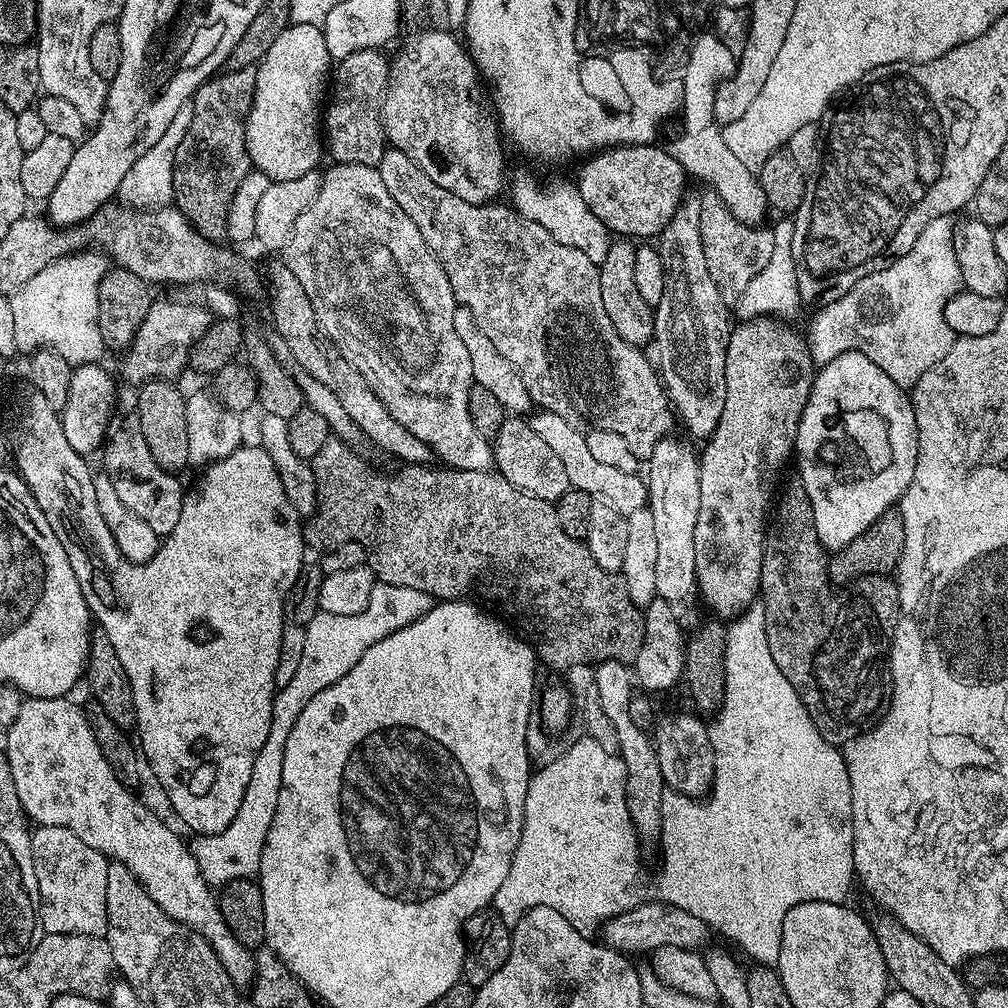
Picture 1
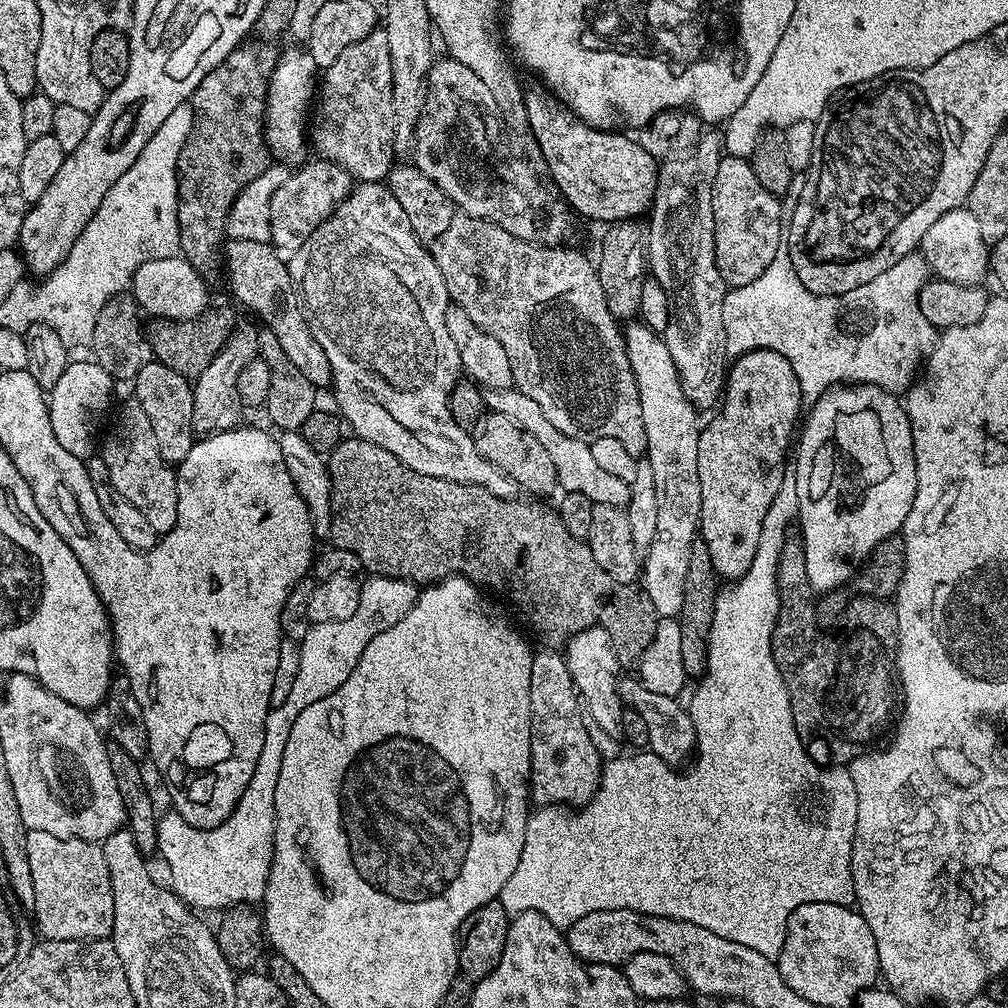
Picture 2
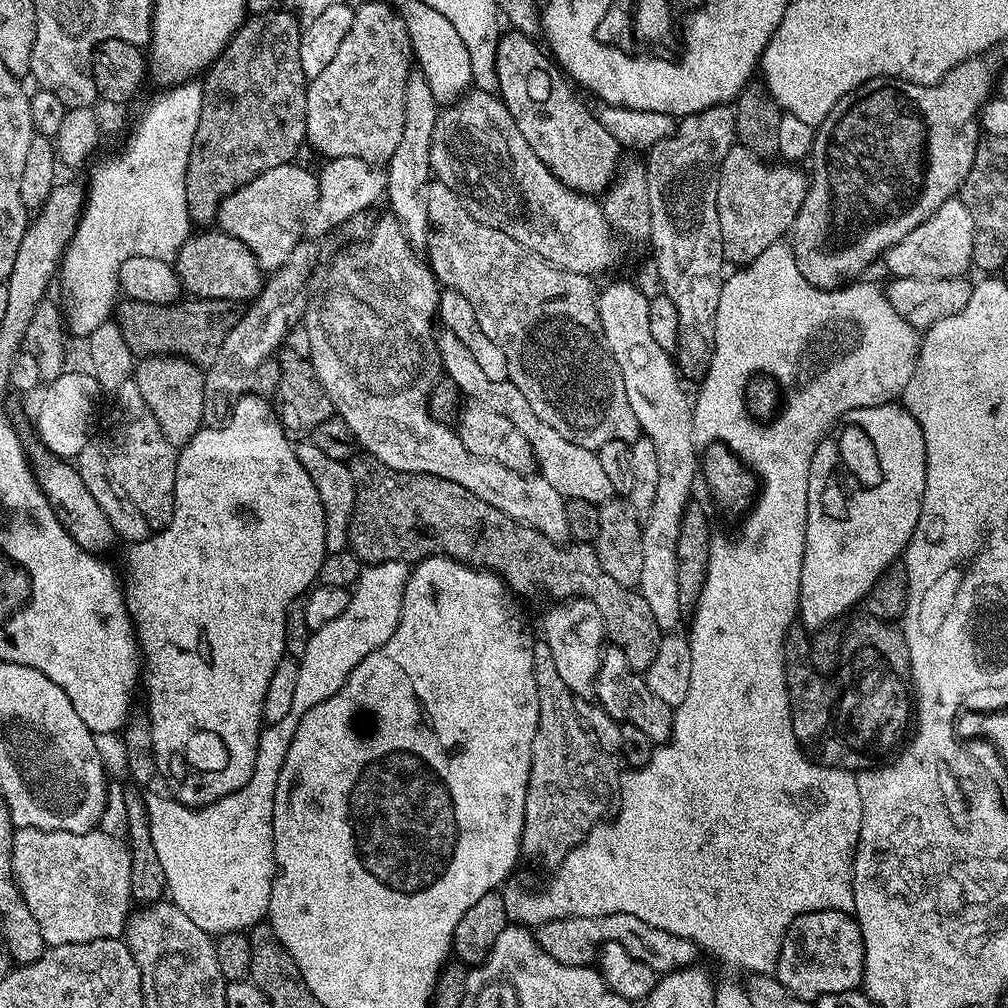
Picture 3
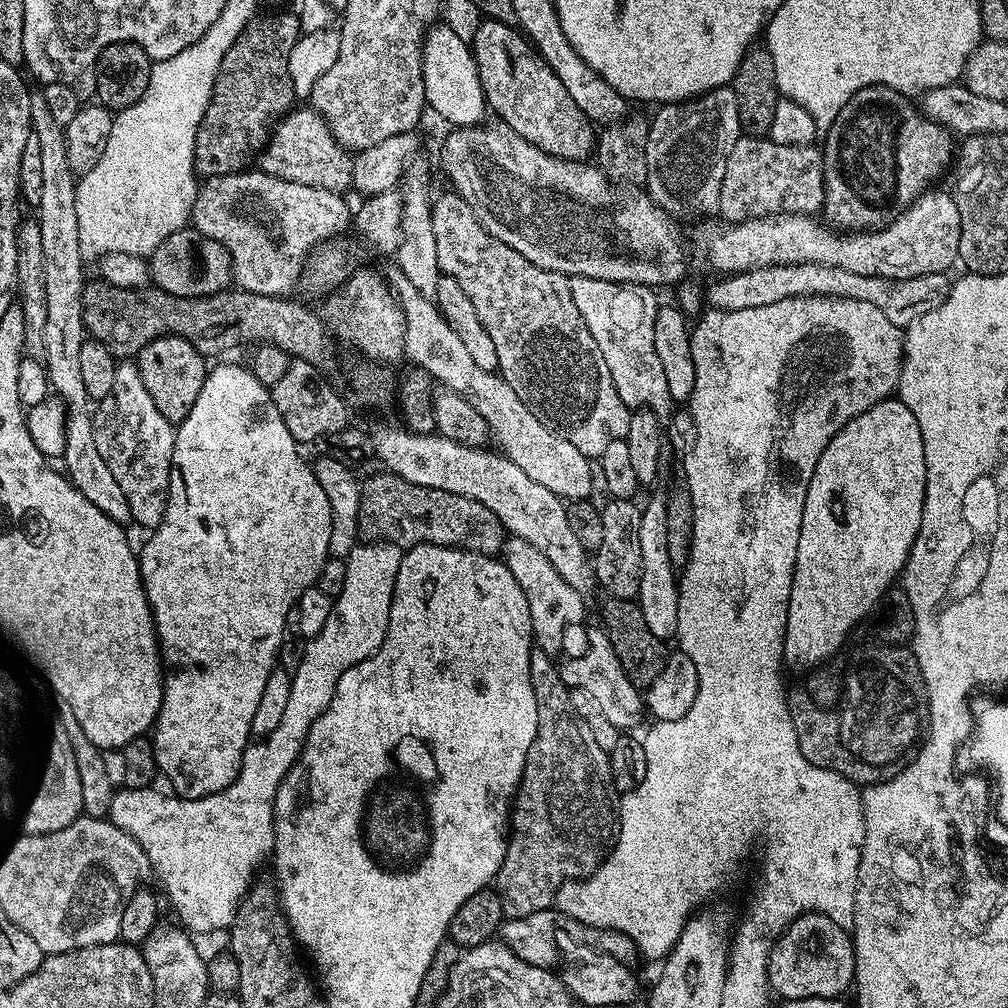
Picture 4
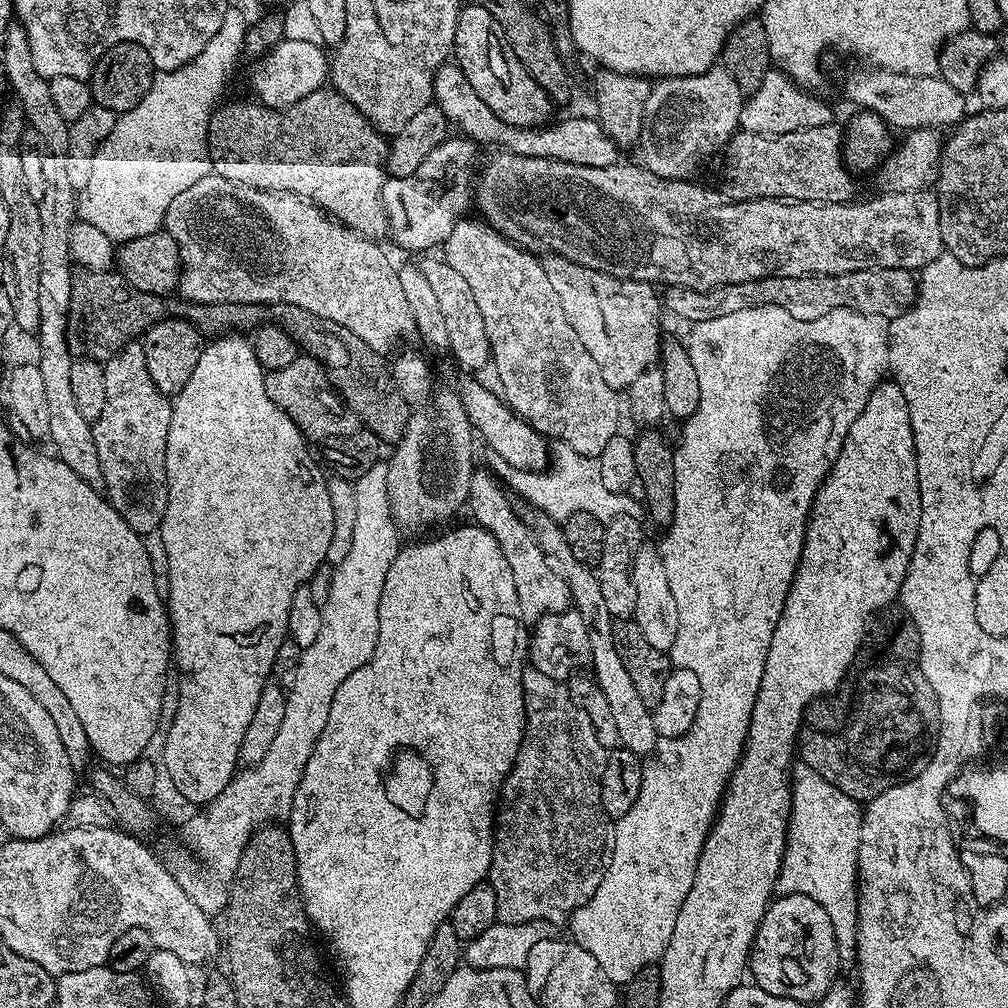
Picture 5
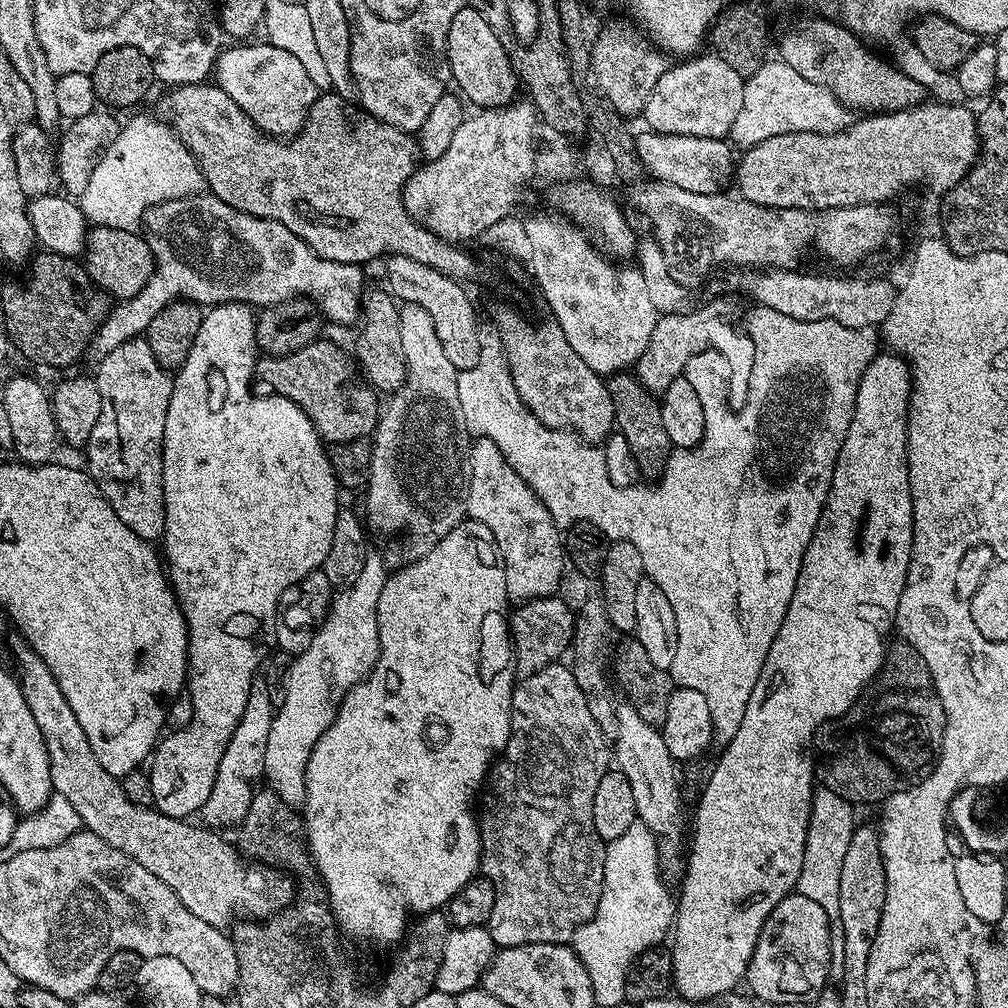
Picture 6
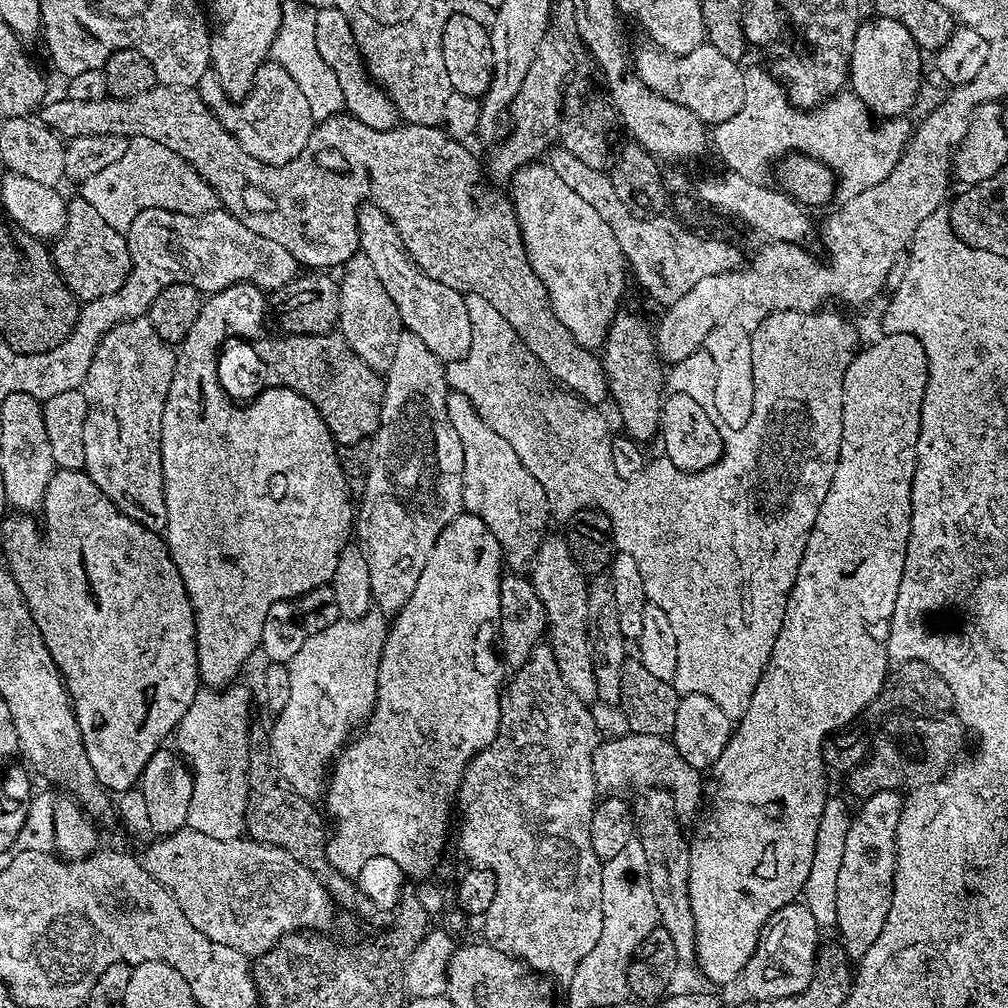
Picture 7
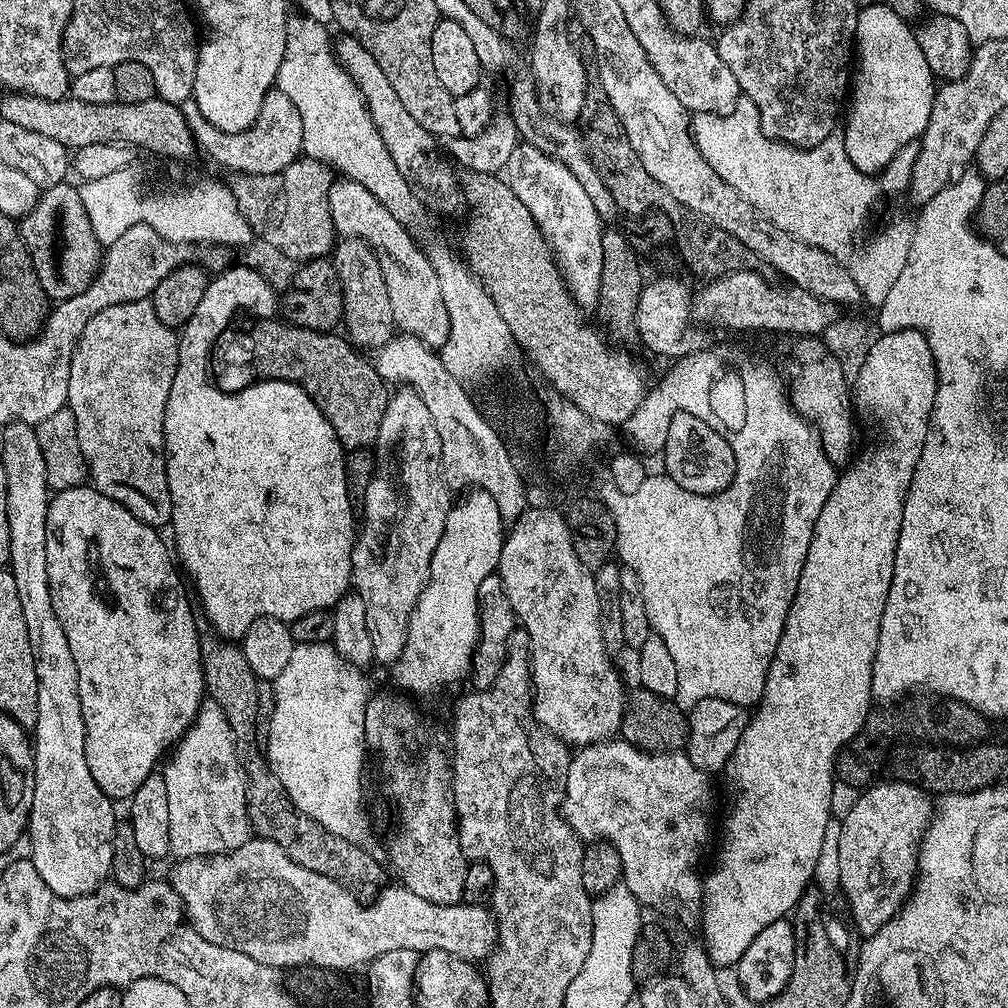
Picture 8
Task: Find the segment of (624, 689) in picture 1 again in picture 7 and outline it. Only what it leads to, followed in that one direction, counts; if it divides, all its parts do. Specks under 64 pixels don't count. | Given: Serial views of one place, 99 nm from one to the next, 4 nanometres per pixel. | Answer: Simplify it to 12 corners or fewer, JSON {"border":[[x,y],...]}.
{"border":[[449,391],[462,442],[463,511],[509,569],[549,531],[548,499],[514,446]]}

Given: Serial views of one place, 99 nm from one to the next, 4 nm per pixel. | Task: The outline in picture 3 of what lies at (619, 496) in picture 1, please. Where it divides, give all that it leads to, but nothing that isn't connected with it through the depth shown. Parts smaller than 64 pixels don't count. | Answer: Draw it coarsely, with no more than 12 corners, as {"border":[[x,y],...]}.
{"border":[[447,330],[443,375],[469,401],[526,434],[535,467],[558,494],[597,506],[613,499],[593,449],[539,420],[509,379],[486,378]]}

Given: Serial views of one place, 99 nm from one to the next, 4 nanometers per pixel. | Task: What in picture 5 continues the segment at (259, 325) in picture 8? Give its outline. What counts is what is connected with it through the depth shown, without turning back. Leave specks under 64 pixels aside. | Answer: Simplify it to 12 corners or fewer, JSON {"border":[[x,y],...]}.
{"border":[[313,356],[265,371],[270,402],[309,441],[362,426]]}

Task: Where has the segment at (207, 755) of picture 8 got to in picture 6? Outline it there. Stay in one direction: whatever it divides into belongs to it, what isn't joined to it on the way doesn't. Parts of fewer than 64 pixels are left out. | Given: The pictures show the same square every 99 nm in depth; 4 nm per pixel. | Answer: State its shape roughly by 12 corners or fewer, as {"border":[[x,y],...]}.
{"border":[[264,679],[218,762],[199,819],[213,830],[246,818],[270,742]]}

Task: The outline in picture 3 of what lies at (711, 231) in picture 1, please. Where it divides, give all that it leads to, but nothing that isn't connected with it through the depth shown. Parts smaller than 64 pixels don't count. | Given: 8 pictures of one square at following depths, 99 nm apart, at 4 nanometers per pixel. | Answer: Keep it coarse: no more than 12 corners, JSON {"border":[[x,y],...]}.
{"border":[[734,146],[720,167],[725,261],[791,233],[805,169]]}

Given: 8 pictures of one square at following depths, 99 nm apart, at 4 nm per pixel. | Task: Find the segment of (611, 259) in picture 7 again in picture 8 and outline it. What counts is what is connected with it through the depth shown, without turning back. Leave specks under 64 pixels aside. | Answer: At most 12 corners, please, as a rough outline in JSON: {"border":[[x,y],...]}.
{"border":[[517,144],[508,185],[585,310],[600,302],[605,225],[578,178]]}

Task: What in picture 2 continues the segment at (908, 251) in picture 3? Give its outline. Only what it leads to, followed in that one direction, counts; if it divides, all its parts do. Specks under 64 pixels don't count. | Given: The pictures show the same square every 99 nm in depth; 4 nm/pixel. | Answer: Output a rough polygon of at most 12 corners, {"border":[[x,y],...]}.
{"border":[[967,207],[926,230],[919,251],[935,279],[983,285],[990,246]]}

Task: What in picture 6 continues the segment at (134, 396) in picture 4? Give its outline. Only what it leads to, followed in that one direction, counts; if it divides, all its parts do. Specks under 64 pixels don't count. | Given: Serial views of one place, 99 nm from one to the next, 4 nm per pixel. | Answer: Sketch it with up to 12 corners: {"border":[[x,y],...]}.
{"border":[[144,338],[95,367],[86,471],[138,538],[166,526],[173,377]]}

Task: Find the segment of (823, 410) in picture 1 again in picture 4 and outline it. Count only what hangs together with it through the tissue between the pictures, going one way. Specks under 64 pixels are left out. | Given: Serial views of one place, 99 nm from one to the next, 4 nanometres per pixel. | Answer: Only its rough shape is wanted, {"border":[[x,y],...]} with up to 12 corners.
{"border":[[870,406],[802,506],[785,665],[828,656],[904,568],[918,418]]}

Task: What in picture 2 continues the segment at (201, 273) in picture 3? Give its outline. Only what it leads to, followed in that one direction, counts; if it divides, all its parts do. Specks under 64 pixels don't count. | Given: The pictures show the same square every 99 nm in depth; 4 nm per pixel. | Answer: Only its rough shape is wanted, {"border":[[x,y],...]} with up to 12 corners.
{"border":[[229,239],[232,292],[317,386],[331,385],[326,350],[288,272],[263,240]]}

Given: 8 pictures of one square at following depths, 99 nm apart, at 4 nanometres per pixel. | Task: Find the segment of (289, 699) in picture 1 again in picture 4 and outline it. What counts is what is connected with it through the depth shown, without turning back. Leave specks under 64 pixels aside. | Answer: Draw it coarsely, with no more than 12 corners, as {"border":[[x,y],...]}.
{"border":[[360,542],[226,790],[121,787],[108,816],[189,933],[220,932],[276,847],[278,786],[338,678],[386,638],[405,549]]}

